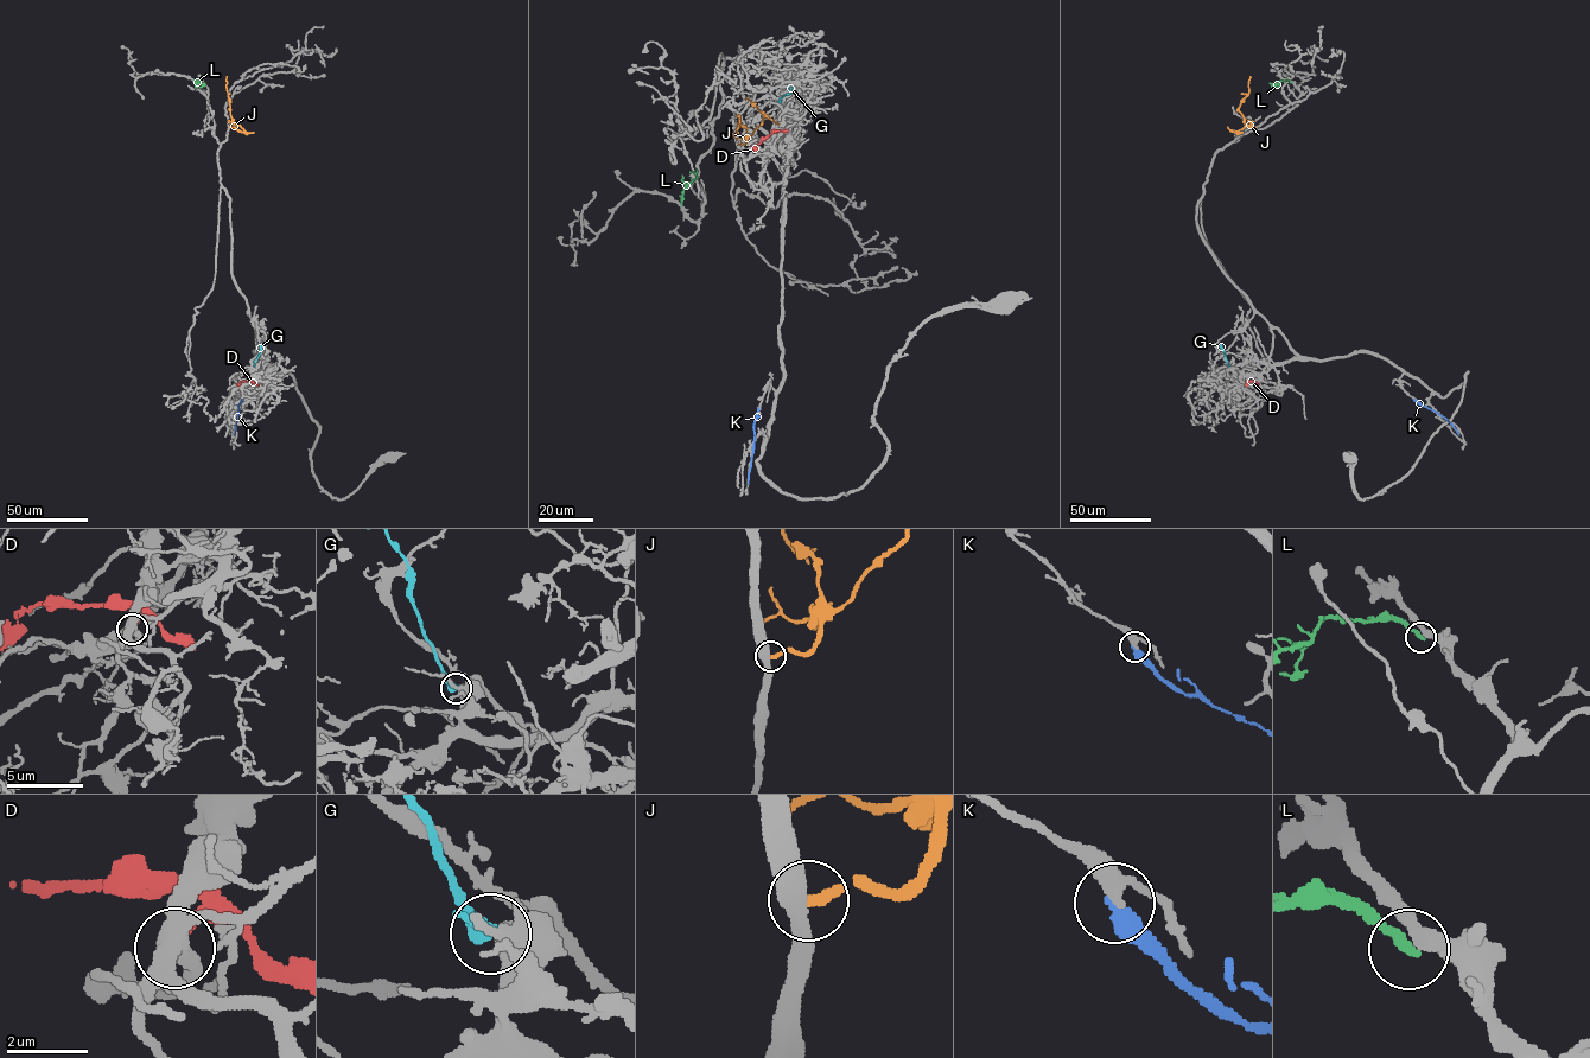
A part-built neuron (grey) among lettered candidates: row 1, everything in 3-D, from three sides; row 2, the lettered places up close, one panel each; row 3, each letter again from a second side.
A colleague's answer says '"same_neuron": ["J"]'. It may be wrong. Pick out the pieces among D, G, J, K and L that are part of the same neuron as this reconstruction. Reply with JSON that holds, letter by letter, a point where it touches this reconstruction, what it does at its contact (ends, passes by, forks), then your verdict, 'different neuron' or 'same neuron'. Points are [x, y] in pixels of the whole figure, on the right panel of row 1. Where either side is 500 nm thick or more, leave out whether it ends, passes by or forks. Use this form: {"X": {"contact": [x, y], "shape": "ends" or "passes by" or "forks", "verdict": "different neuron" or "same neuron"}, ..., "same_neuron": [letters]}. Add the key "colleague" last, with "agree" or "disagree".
{"D": {"contact": [1246, 383], "shape": "ends", "verdict": "different neuron"}, "G": {"contact": [1229, 365], "shape": "ends", "verdict": "different neuron"}, "J": {"contact": [1255, 127], "shape": "ends", "verdict": "same neuron"}, "K": {"contact": [1413, 399], "shape": "ends", "verdict": "different neuron"}, "L": {"contact": [1291, 82], "shape": "ends", "verdict": "different neuron"}, "same_neuron": ["J"], "colleague": "agree"}

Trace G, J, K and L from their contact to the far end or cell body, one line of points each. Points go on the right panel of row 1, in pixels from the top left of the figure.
G: (1229, 365), (1221, 343)
J: (1254, 127), (1246, 125), (1239, 110), (1248, 95), (1250, 76)
K: (1413, 399), (1445, 418), (1458, 435)
L: (1291, 82), (1282, 81), (1272, 87)

